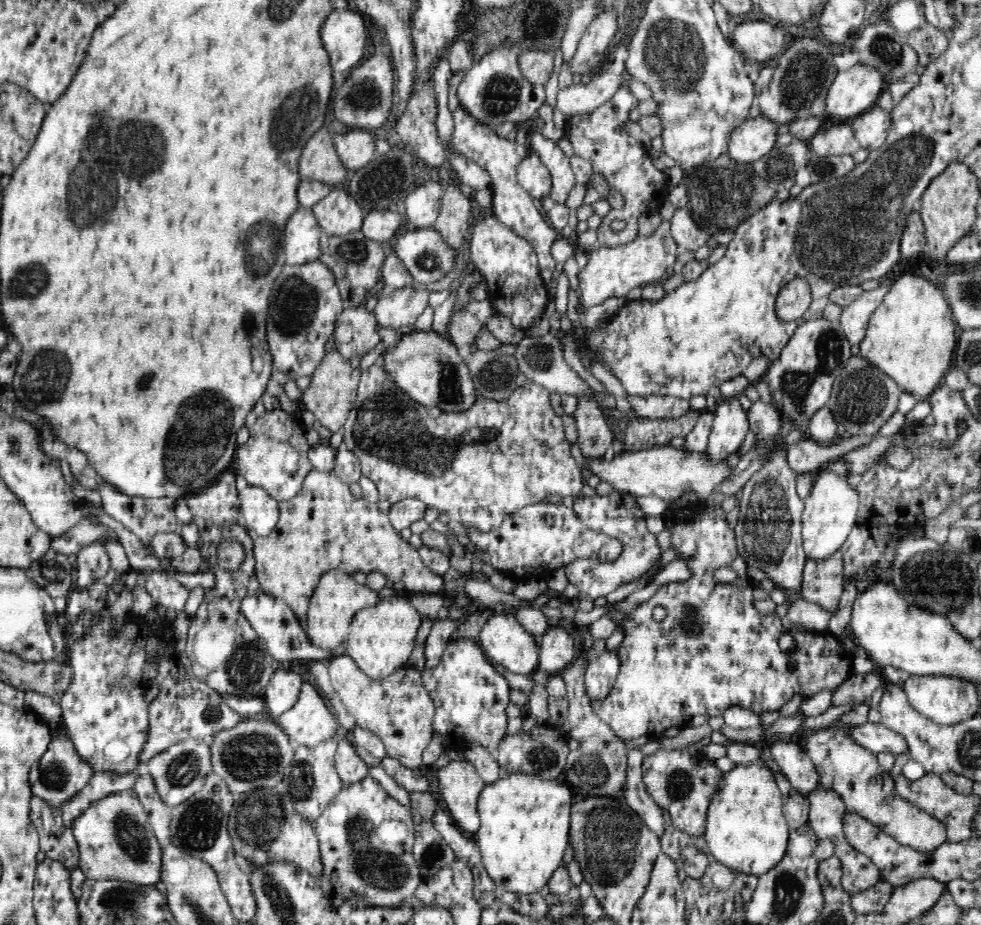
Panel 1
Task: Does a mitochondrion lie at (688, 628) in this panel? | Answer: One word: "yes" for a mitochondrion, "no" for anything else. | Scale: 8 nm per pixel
yes

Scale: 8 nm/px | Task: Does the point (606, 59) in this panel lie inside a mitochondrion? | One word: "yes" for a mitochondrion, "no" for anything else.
no

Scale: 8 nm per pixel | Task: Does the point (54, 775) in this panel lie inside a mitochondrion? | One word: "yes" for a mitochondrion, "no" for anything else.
yes

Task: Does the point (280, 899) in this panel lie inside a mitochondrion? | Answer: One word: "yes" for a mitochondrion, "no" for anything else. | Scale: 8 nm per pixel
yes

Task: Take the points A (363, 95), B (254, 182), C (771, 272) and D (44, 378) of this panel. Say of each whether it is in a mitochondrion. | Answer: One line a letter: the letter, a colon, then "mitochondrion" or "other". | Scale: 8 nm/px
A: mitochondrion
B: other
C: other
D: mitochondrion

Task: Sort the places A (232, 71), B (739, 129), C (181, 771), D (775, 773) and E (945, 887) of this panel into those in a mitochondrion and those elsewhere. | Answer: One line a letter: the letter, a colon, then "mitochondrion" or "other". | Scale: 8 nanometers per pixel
A: other
B: other
C: mitochondrion
D: other
E: other

